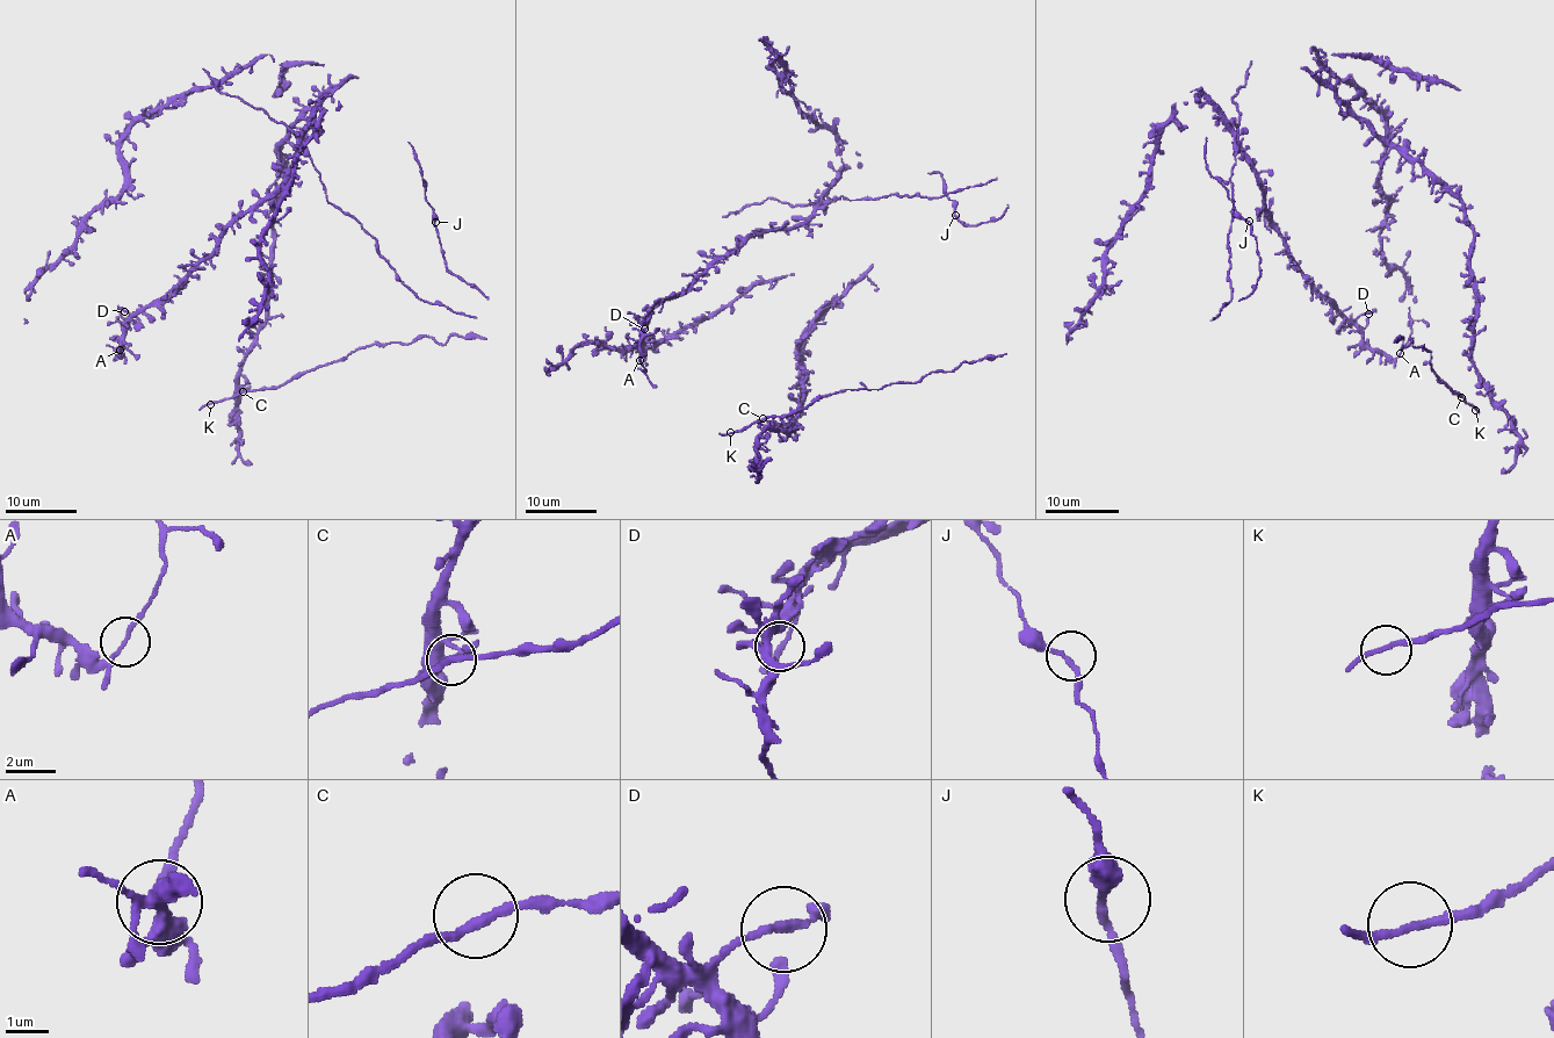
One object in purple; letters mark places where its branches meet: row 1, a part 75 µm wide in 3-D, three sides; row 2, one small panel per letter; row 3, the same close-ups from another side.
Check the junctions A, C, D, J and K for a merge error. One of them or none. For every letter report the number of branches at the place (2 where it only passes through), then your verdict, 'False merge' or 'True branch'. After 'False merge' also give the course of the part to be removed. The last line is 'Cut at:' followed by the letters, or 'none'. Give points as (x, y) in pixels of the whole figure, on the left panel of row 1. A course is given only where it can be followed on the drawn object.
A: Branches: 2. False merge. Course of the part to remove: (118, 351), (127, 332), (124, 319), (130, 318), (137, 324)
C: Branches: 2. True branch
D: Branches: 2. True branch
J: Branches: 2. True branch
K: Branches: 2. True branch
Cut at: A

